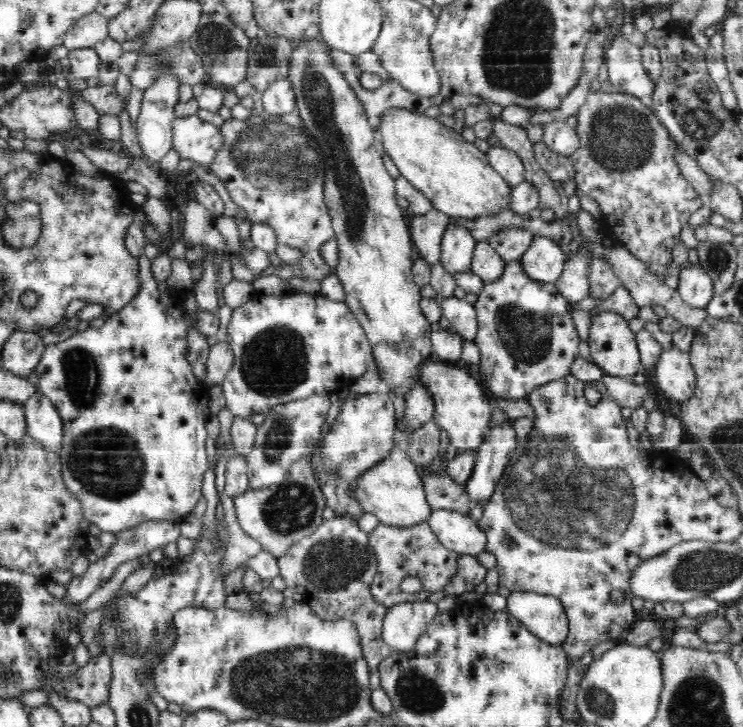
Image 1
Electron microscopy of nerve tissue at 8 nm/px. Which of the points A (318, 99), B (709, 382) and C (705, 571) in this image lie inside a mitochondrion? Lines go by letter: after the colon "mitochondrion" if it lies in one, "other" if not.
A: mitochondrion
B: other
C: mitochondrion

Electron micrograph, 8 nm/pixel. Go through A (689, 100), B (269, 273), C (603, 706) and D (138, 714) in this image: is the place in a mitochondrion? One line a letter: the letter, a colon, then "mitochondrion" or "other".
A: other
B: other
C: mitochondrion
D: mitochondrion

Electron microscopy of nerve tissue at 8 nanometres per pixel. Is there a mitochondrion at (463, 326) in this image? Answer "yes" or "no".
no

